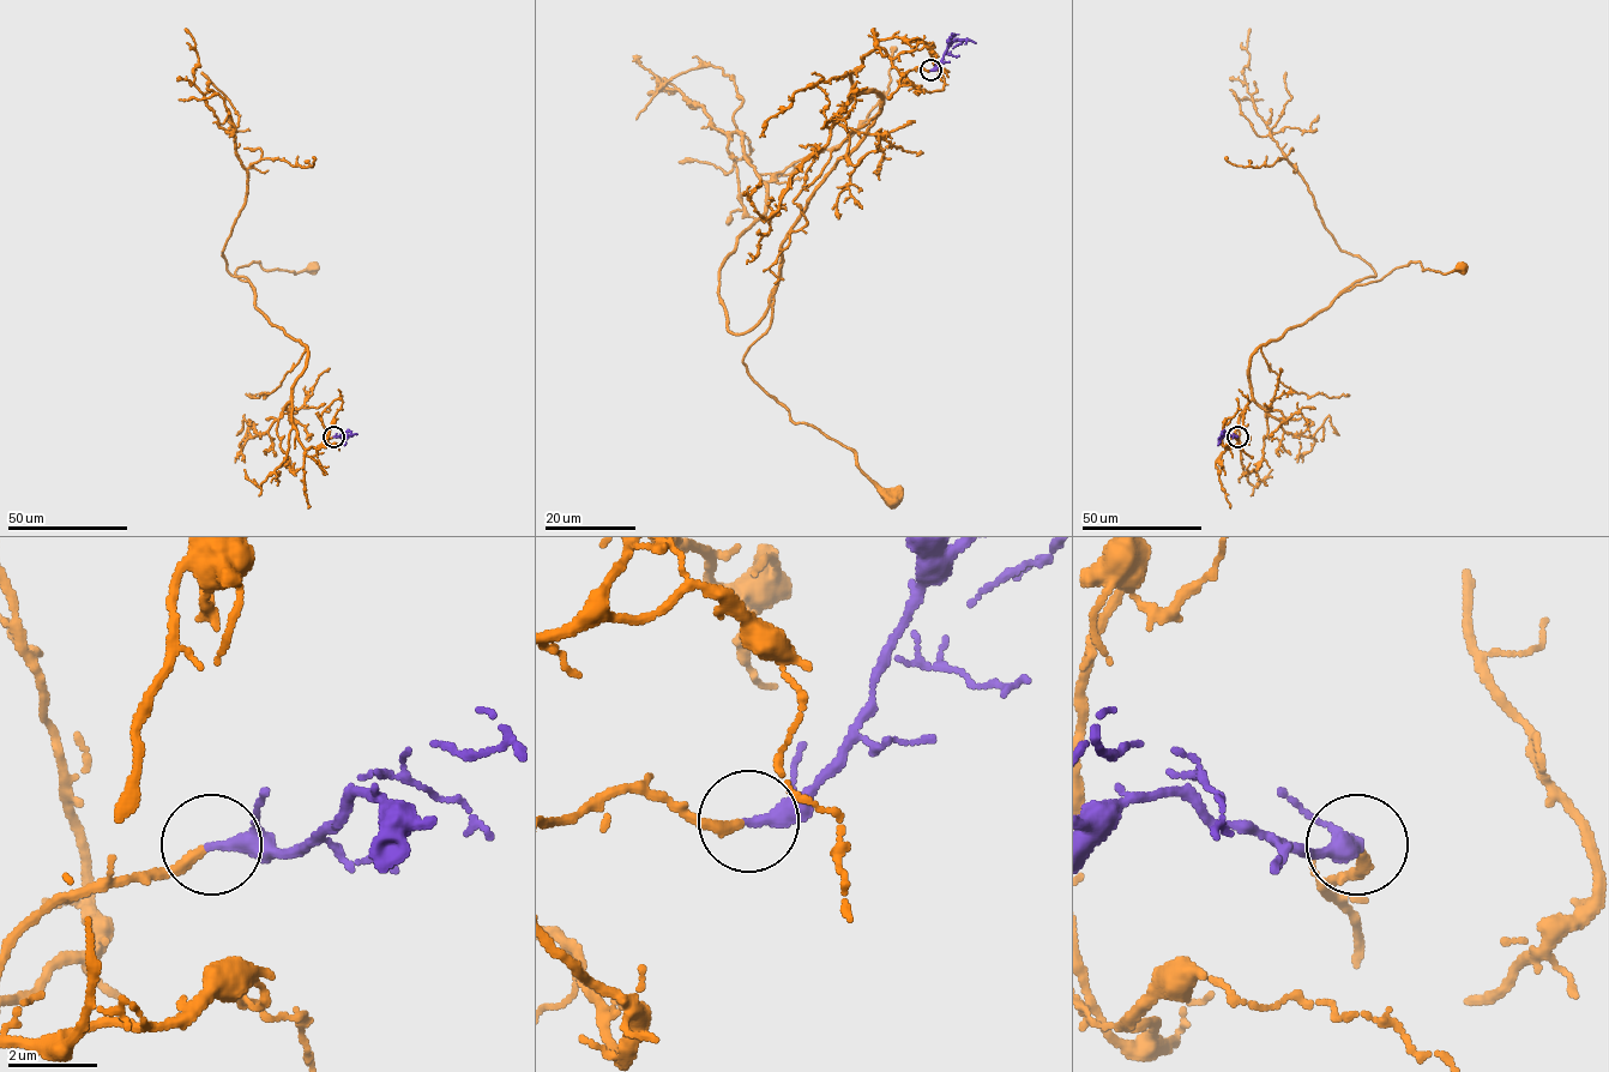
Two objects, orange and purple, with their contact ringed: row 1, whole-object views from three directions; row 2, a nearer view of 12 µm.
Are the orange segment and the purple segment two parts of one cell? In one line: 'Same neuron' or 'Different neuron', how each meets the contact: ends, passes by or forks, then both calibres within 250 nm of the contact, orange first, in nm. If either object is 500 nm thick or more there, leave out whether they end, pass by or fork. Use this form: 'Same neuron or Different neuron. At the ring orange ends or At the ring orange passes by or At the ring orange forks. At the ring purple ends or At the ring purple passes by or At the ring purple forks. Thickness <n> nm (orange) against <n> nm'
Same neuron. At the ring orange ends. At the ring purple ends. Thickness 240 nm (orange) against 320 nm

